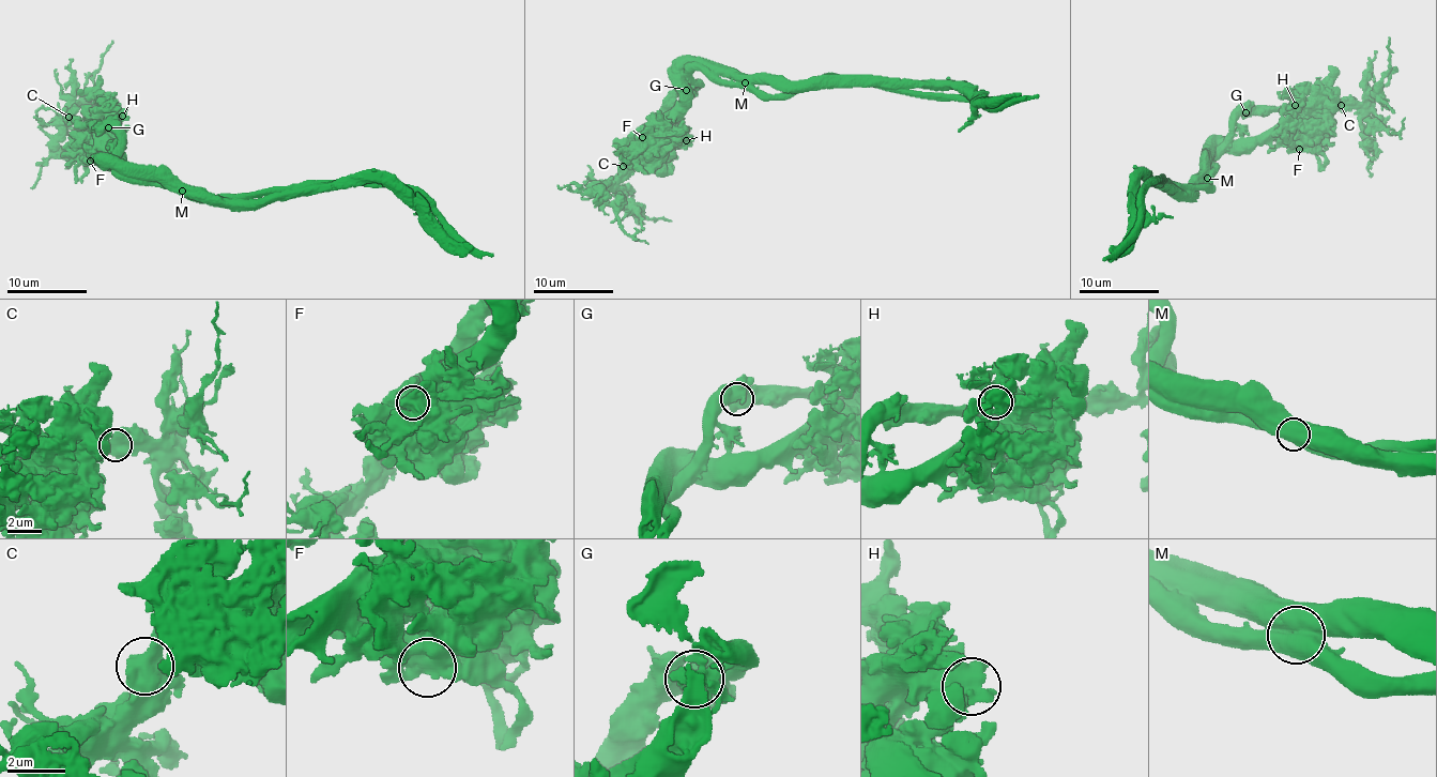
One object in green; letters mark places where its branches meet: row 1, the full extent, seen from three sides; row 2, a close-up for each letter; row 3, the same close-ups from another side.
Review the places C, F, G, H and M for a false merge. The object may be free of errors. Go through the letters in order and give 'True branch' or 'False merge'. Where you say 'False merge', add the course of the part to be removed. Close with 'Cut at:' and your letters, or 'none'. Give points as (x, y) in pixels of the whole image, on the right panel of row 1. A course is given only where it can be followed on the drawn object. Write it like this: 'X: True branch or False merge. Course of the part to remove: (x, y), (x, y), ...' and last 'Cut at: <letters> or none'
C: True branch
F: True branch
G: True branch
H: True branch
M: False merge. Course of the part to remove: (1206, 178), (1210, 185), (1195, 188), (1159, 180), (1141, 188), (1140, 210), (1131, 235), (1103, 260)
Cut at: M

